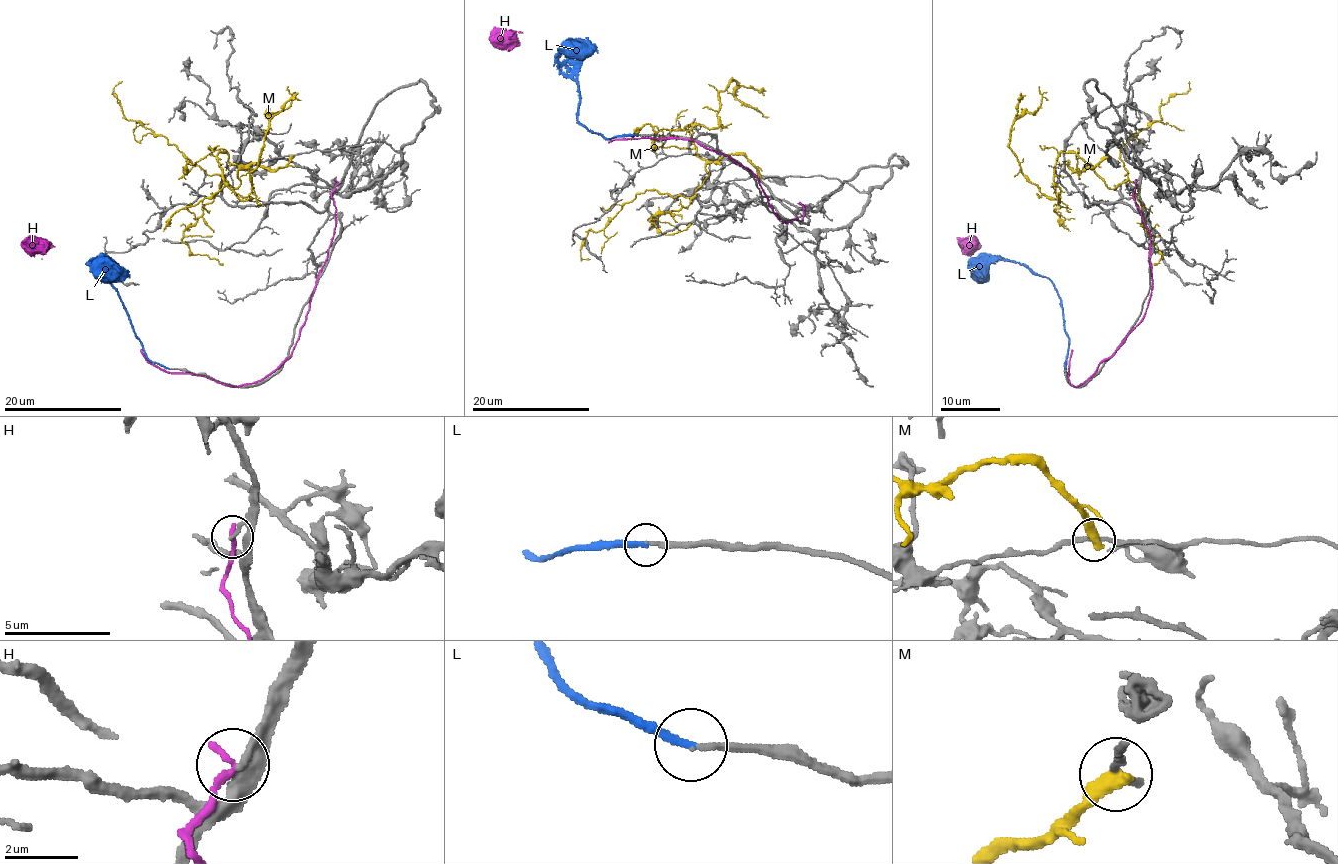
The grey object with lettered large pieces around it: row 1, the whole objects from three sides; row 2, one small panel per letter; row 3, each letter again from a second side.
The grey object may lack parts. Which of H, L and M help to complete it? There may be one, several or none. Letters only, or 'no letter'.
L

